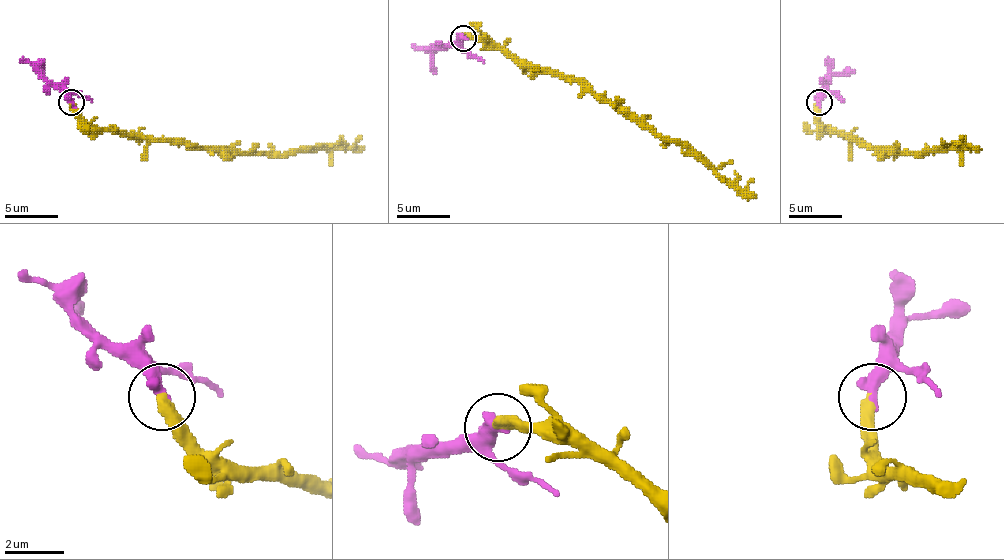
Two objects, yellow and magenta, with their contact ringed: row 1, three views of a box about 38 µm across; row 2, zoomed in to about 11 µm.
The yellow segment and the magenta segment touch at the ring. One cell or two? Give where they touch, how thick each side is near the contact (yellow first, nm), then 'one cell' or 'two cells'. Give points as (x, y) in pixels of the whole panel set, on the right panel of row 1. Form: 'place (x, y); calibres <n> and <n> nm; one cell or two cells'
place (819, 102); calibres 400 and 440 nm; one cell

